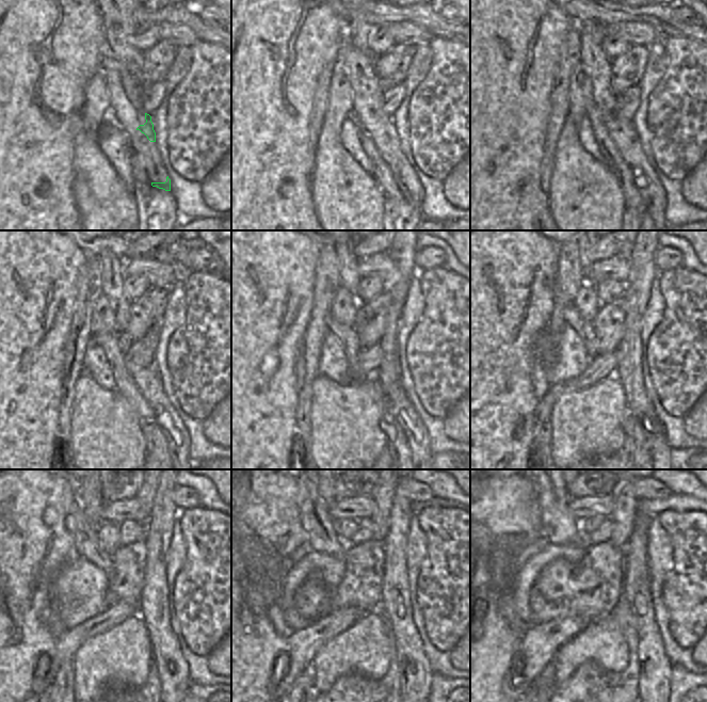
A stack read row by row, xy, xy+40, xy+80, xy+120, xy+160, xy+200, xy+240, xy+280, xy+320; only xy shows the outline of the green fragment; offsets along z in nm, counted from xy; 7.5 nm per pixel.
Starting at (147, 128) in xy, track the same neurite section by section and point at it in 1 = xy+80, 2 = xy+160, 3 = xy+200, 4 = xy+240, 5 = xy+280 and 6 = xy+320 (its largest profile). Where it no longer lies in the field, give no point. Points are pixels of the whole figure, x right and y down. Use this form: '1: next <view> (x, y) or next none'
1: next xy+80 (627, 127)
2: next xy+160 (402, 252)
3: next xy+200 (637, 292)
4: next xy+240 (174, 672)
5: next xy+280 (415, 672)
6: next xy+320 (655, 667)

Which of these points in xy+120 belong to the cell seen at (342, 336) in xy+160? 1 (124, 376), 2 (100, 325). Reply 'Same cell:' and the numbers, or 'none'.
Same cell: 1

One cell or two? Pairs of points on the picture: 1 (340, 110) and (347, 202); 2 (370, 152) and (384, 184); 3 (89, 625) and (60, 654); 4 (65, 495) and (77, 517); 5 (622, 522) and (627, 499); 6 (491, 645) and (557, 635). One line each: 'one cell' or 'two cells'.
1: one cell
2: one cell
3: one cell
4: two cells
5: one cell
6: two cells

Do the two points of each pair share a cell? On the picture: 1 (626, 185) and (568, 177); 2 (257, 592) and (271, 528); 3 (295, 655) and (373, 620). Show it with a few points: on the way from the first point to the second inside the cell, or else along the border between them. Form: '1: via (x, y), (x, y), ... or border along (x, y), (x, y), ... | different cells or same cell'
1: border along (603, 163), (615, 177), (625, 207) | different cells
2: via (257, 576), (257, 544) | same cell
3: border along (351, 625), (331, 638), (314, 658) | different cells

